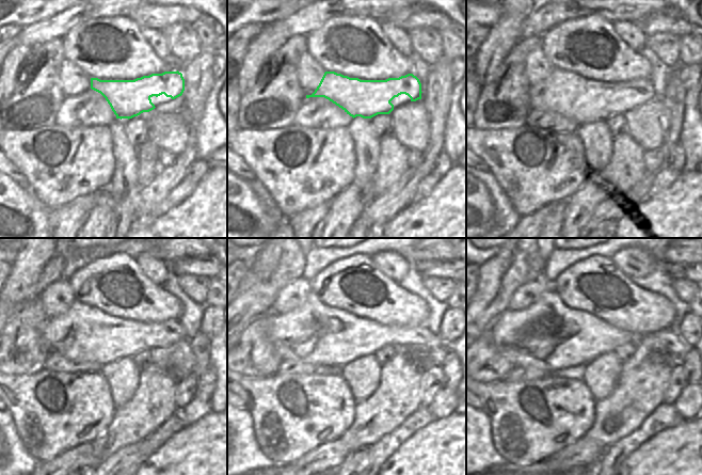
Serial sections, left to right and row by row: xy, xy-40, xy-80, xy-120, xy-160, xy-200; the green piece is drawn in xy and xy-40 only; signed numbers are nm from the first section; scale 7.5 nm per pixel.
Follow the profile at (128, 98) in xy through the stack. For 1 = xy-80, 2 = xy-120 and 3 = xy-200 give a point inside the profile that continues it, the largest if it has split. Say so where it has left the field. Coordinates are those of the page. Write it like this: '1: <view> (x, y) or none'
1: xy-80 (584, 100)
2: xy-120 (83, 333)
3: xy-200 (548, 335)

